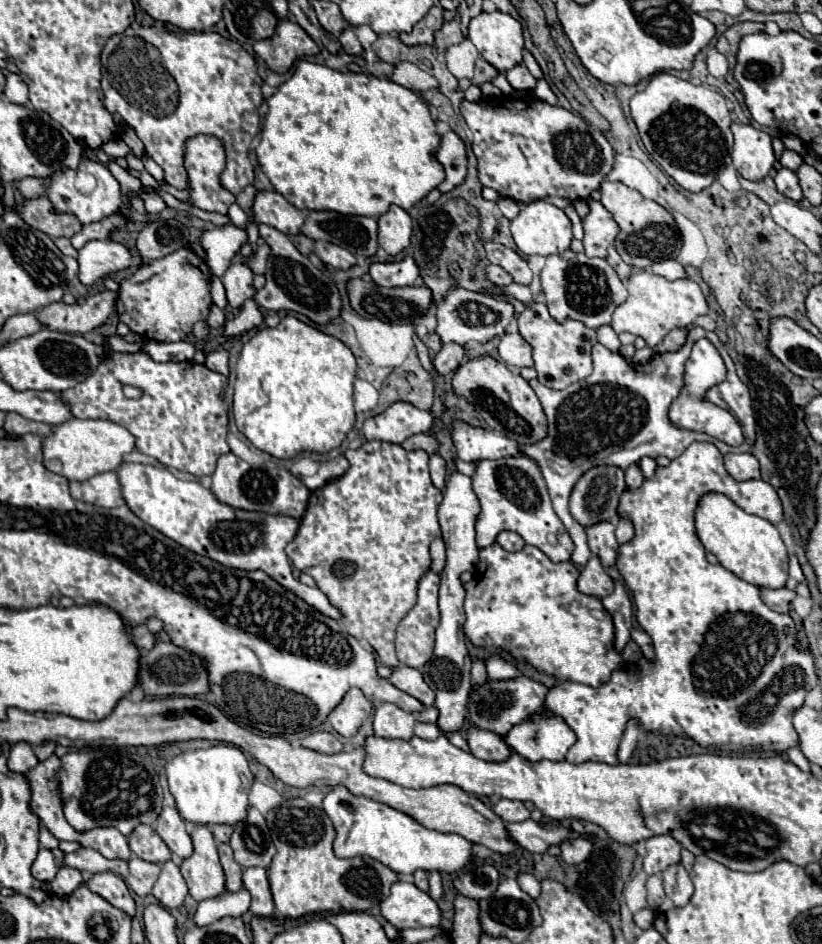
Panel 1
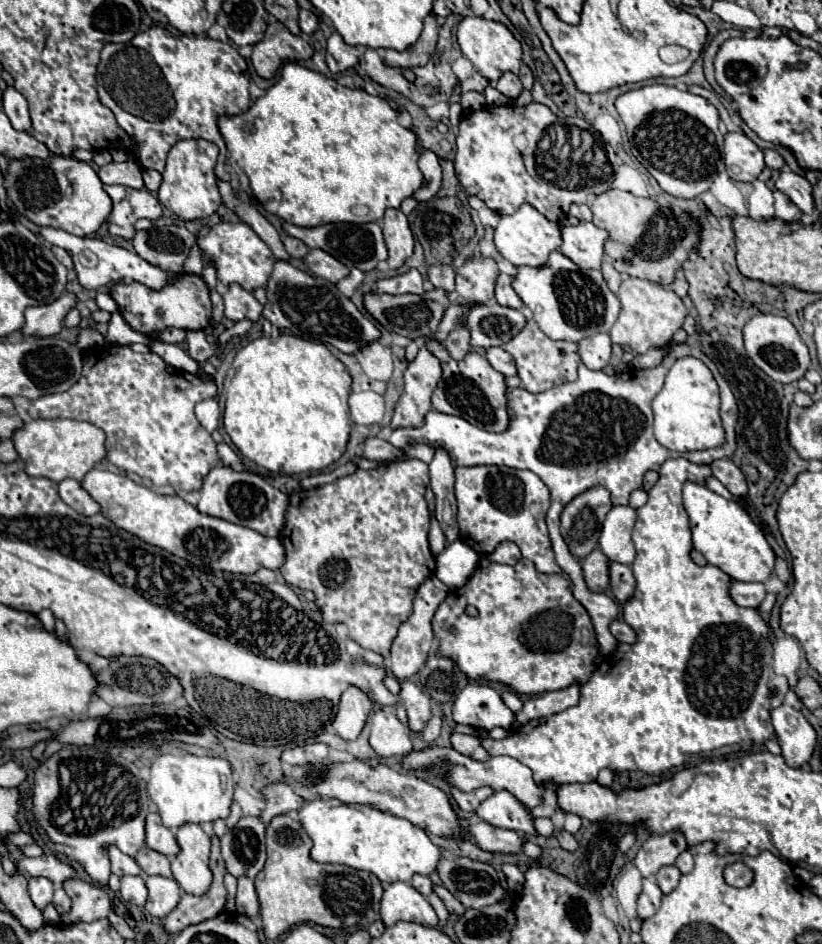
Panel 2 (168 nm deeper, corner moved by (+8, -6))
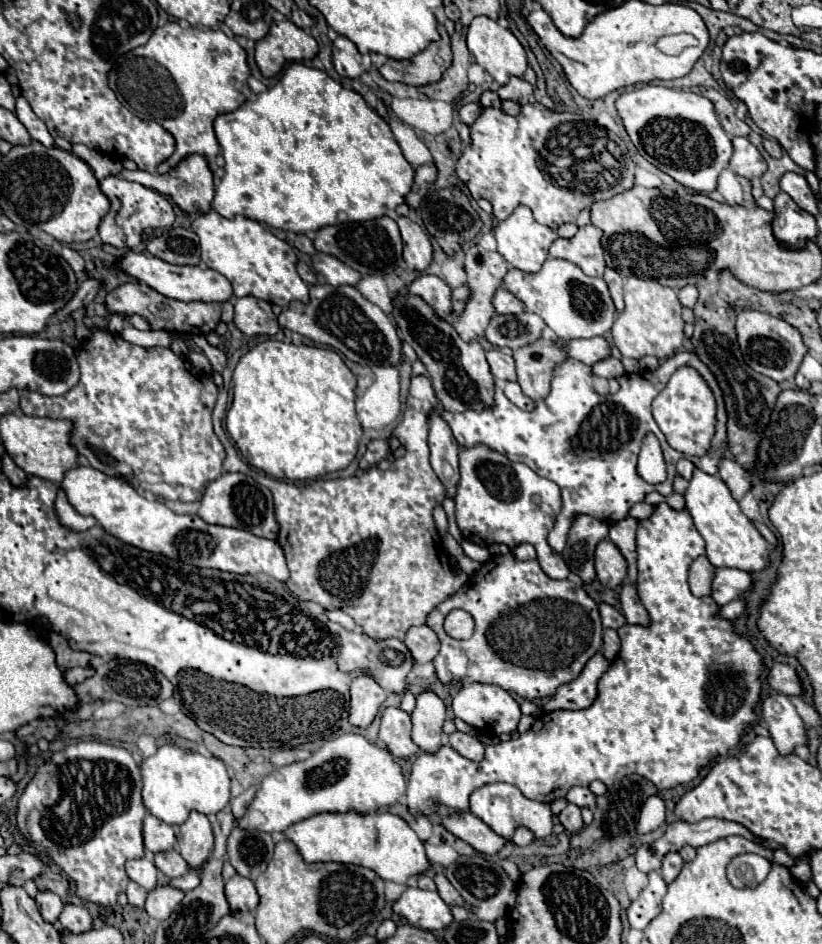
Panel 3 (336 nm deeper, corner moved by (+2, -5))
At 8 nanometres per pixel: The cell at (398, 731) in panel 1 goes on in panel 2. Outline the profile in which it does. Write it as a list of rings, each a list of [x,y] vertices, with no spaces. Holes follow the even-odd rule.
[[[385,707],[385,709],[379,709],[373,713],[373,717],[371,717],[371,747],[375,749],[375,753],[379,757],[403,757],[413,751],[407,727],[395,717],[393,709]]]

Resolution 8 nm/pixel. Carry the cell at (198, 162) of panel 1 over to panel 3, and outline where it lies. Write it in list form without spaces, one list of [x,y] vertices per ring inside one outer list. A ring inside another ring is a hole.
[[[189,154],[187,158],[183,158],[183,162],[179,162],[175,168],[171,168],[167,174],[149,174],[143,170],[123,170],[119,174],[125,180],[133,180],[139,182],[151,190],[157,190],[163,196],[169,196],[171,202],[175,206],[181,208],[181,212],[185,214],[205,214],[207,210],[211,210],[211,200],[213,200],[213,174],[209,170],[209,162],[207,158],[203,158],[203,154]]]

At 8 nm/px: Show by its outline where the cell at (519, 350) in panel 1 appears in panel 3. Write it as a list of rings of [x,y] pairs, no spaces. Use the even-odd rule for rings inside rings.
[[[489,350],[487,362],[497,380],[515,380],[515,360],[501,350]]]

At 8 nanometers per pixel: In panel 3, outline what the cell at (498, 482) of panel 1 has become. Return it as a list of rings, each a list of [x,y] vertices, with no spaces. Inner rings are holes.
[[[475,446],[469,450],[461,448],[459,468],[461,480],[455,496],[455,516],[463,538],[479,546],[505,544],[509,548],[521,542],[529,542],[535,546],[539,566],[549,578],[567,578],[567,564],[547,544],[547,534],[561,510],[559,486],[551,480],[537,476],[529,466],[521,462],[511,462],[503,454],[493,452],[485,446]]]

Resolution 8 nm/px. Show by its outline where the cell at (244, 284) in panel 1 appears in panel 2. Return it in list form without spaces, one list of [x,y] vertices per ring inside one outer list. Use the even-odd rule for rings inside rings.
[[[233,283],[233,287],[227,289],[227,293],[223,295],[225,301],[225,317],[231,321],[241,321],[241,319],[249,319],[249,321],[259,321],[261,319],[261,311],[263,305],[243,287],[237,287],[237,283]]]

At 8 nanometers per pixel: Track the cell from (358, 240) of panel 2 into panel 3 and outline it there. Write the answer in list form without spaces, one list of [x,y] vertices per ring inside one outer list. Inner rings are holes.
[[[381,216],[369,222],[351,222],[341,226],[325,226],[315,234],[313,240],[319,252],[339,258],[343,264],[355,268],[361,274],[387,274],[401,266],[403,242],[397,224],[389,216]]]

